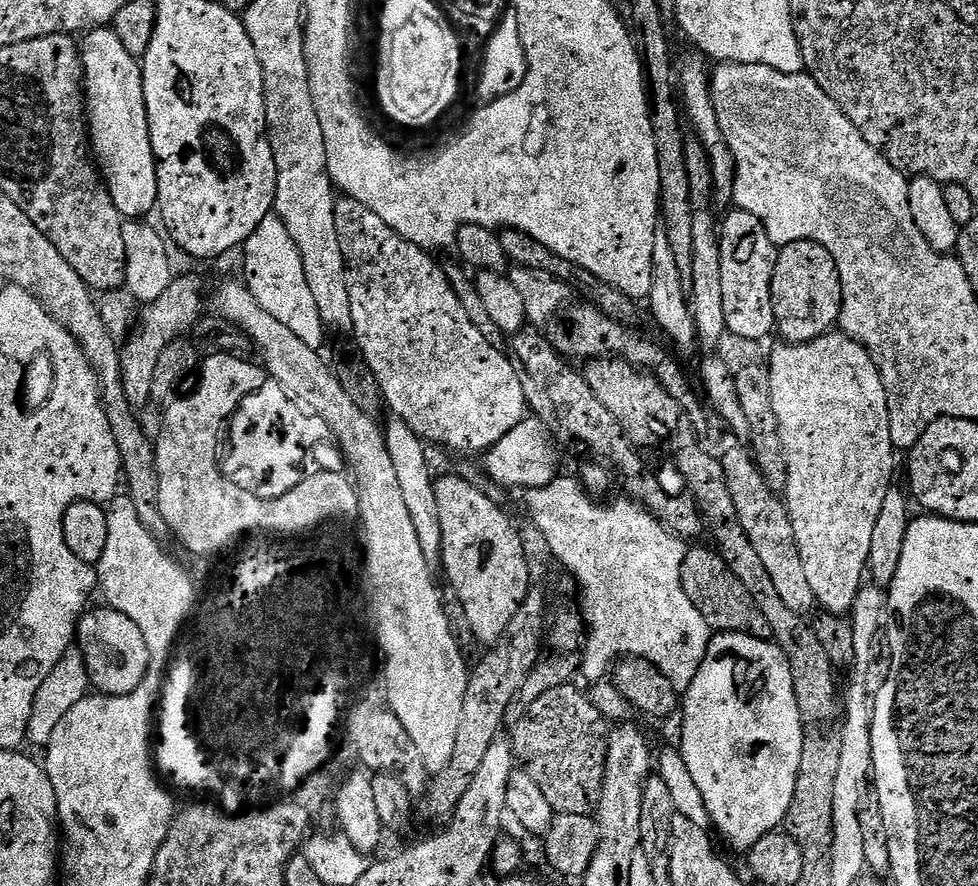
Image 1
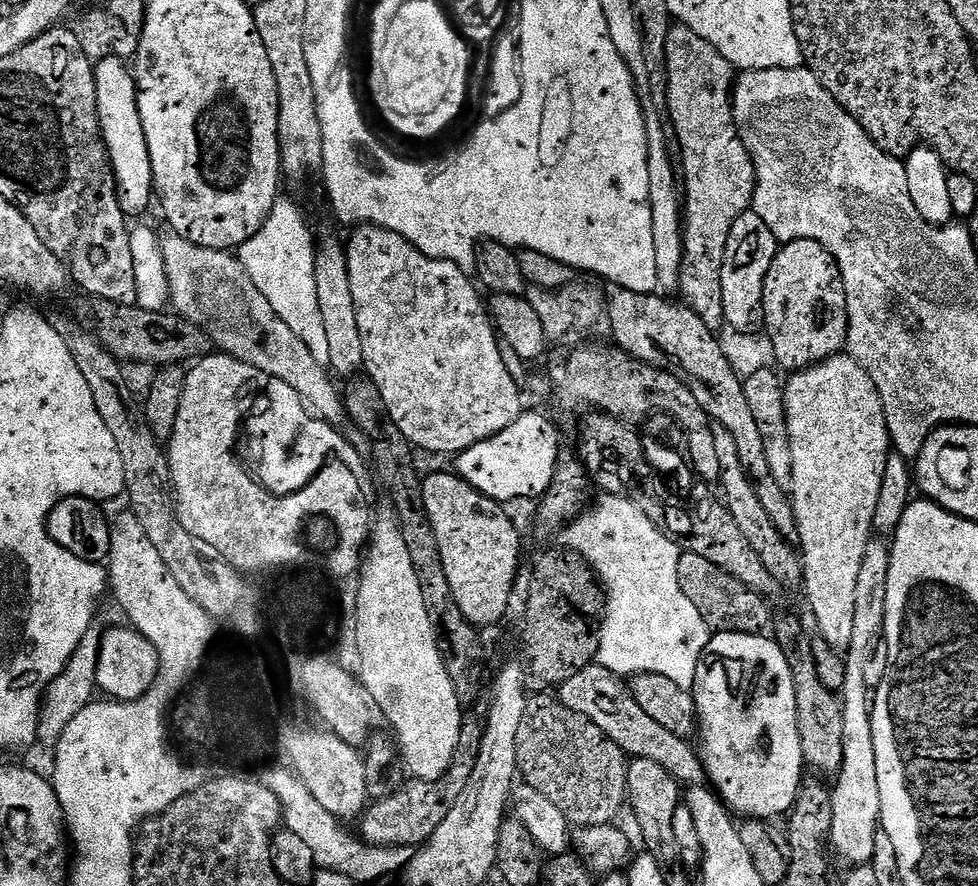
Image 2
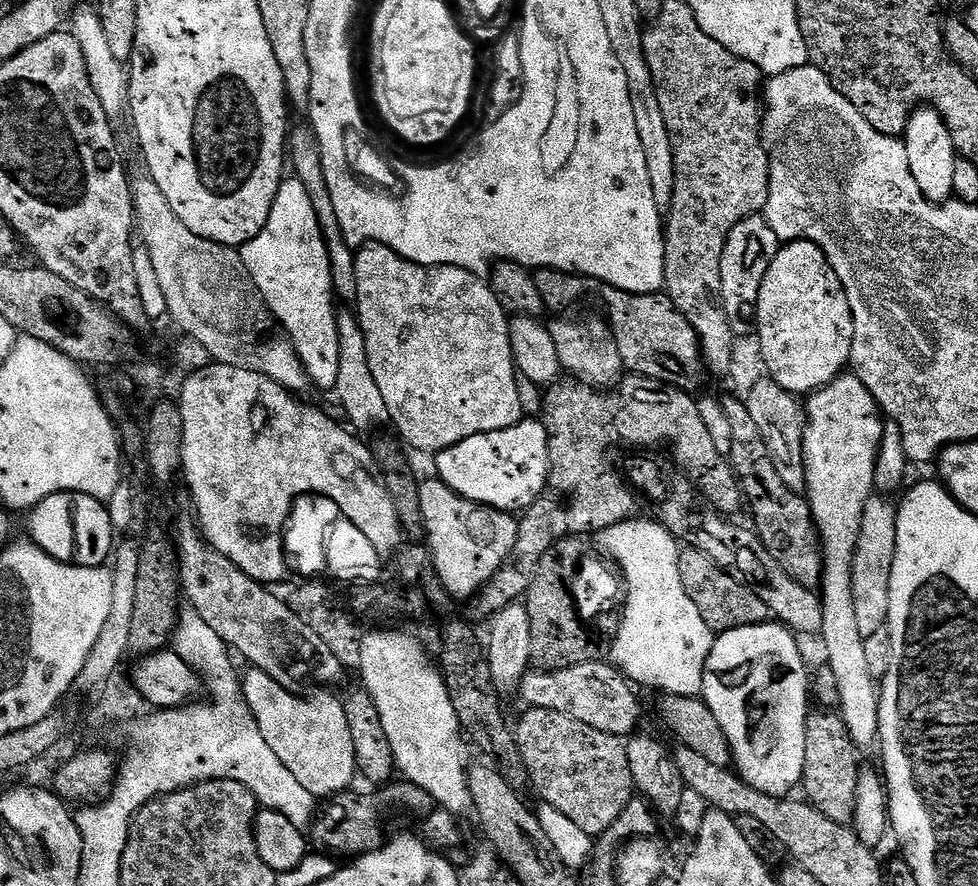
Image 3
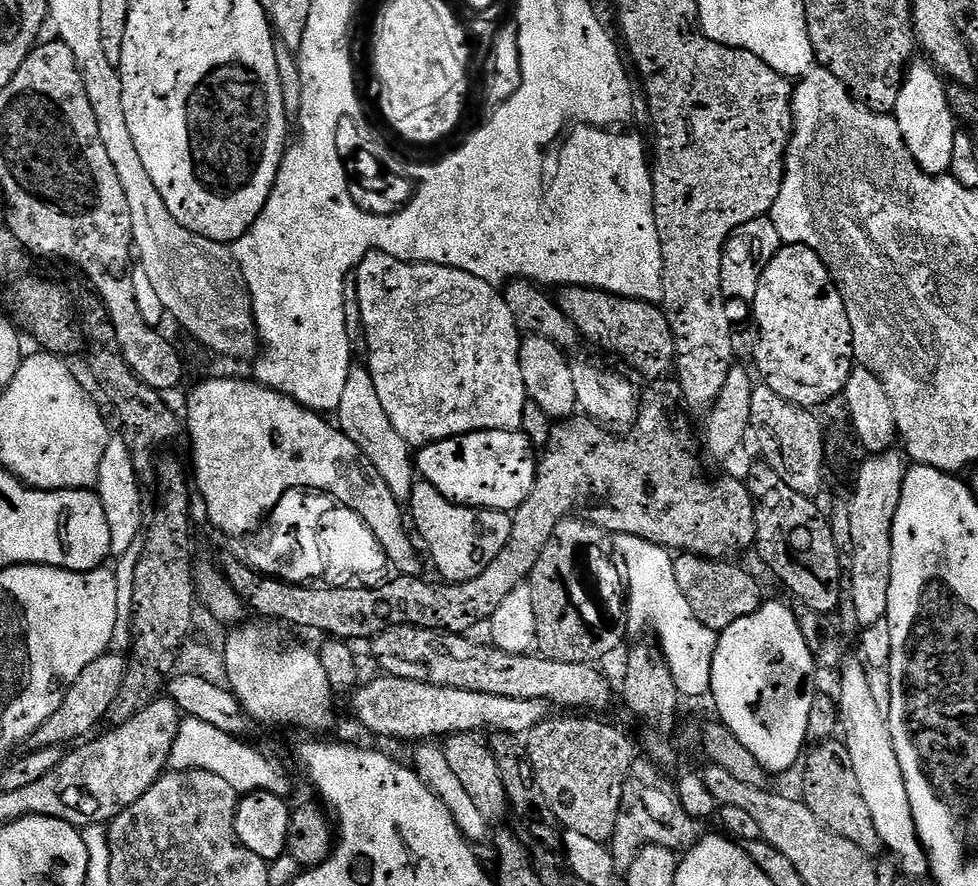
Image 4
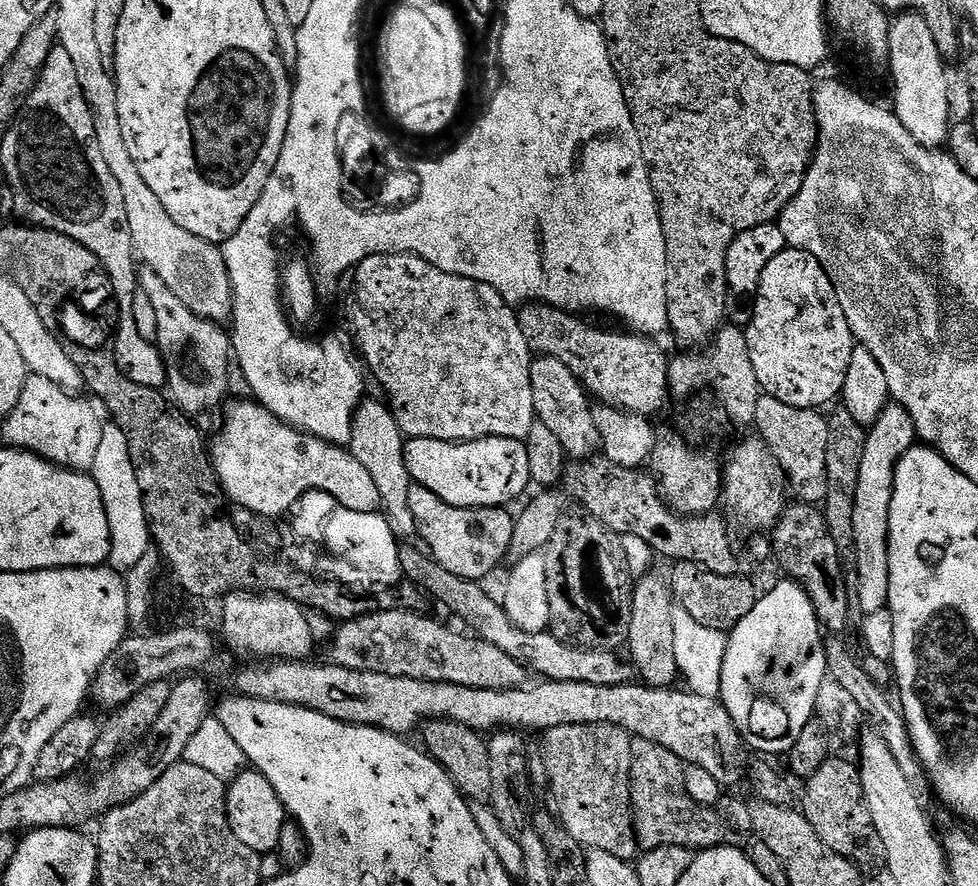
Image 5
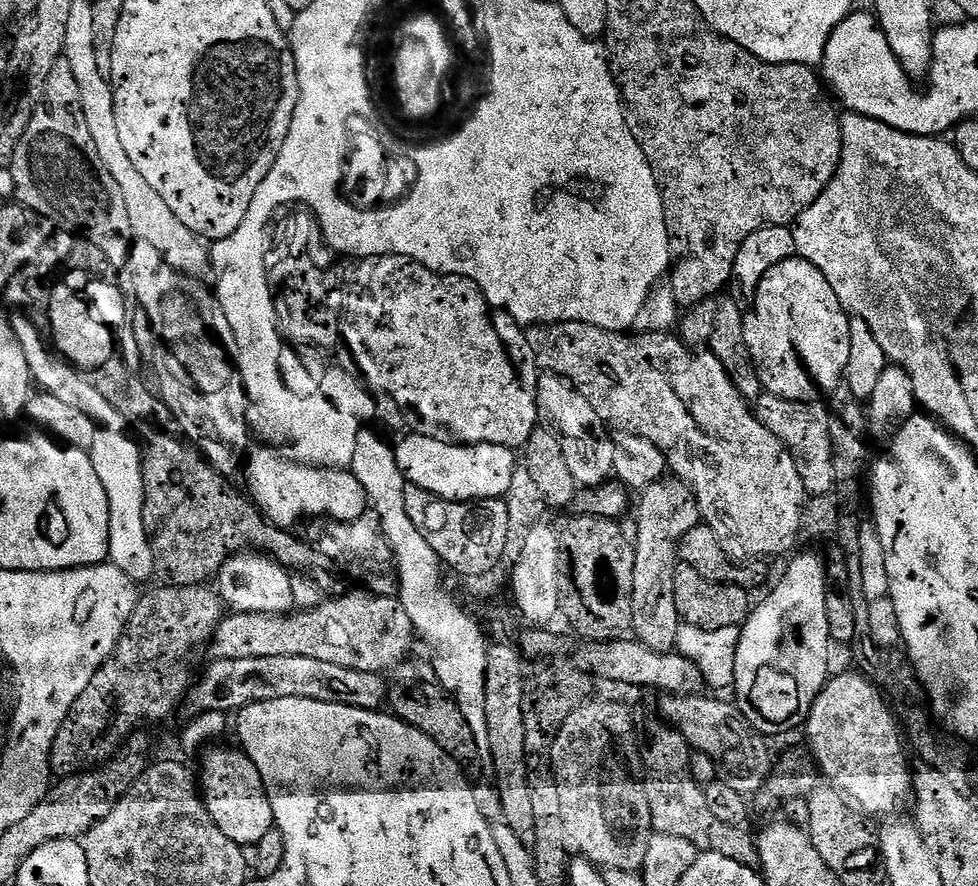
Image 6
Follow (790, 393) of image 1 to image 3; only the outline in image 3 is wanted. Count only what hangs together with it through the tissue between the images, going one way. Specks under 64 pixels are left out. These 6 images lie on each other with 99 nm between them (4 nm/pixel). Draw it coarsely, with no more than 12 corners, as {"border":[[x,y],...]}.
{"border":[[851,374],[806,400],[804,492],[826,664],[857,749],[880,739],[852,567],[885,421]]}

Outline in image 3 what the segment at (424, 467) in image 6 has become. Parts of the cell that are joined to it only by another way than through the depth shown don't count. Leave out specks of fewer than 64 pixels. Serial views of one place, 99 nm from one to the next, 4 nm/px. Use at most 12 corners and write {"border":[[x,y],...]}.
{"border":[[539,419],[435,453],[435,475],[516,514],[548,484]]}

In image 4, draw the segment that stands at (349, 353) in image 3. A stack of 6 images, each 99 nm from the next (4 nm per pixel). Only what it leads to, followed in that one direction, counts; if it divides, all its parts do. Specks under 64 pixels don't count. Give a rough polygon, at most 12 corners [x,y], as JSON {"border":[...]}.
{"border":[[353,366],[334,413],[397,502],[418,479],[367,367]]}

